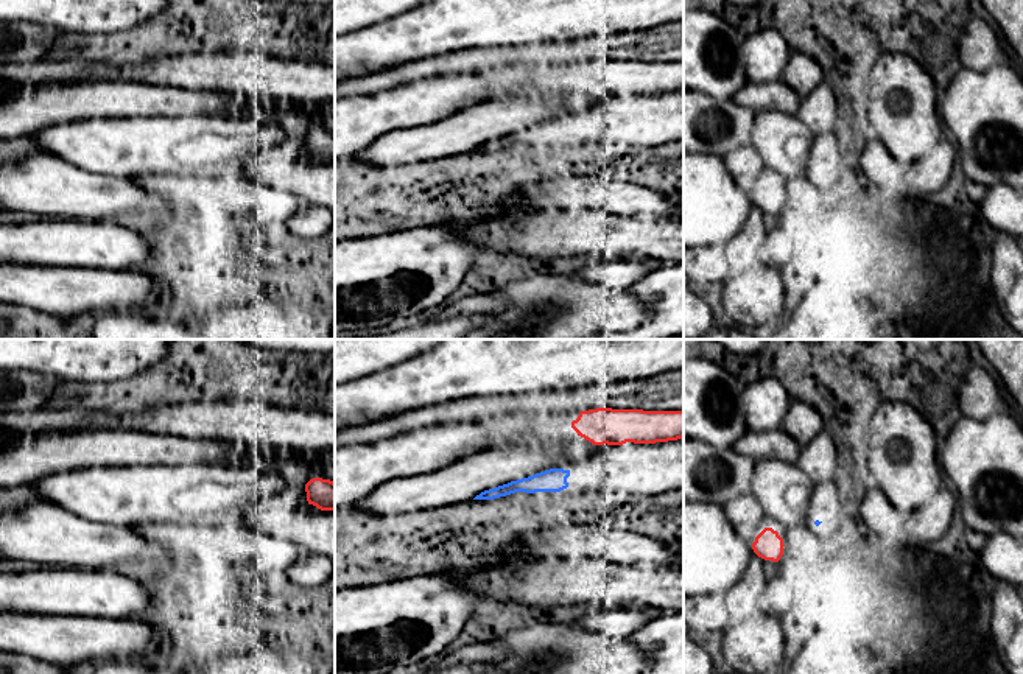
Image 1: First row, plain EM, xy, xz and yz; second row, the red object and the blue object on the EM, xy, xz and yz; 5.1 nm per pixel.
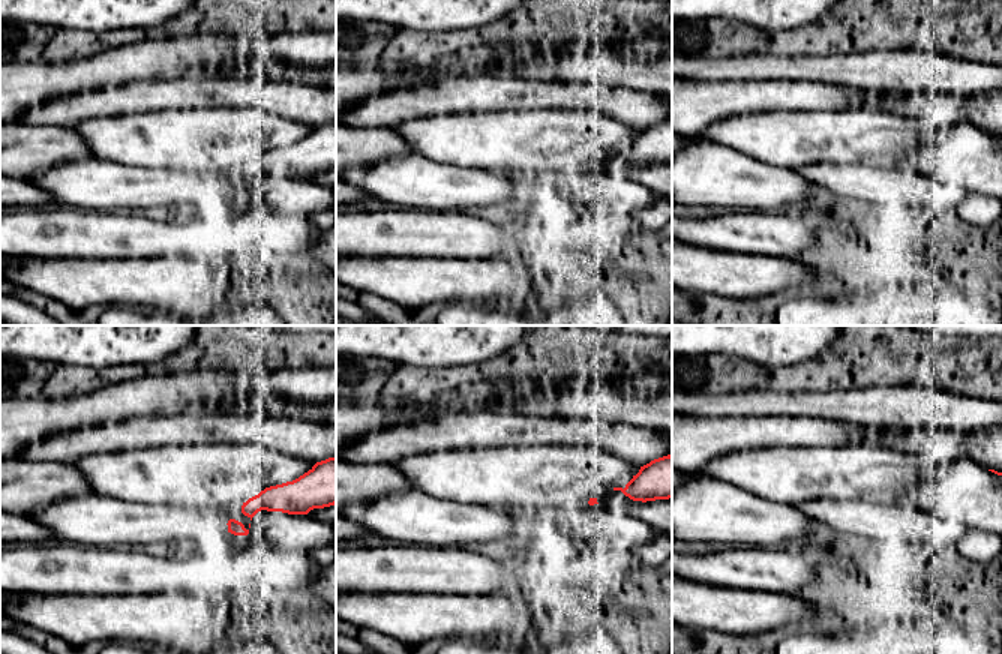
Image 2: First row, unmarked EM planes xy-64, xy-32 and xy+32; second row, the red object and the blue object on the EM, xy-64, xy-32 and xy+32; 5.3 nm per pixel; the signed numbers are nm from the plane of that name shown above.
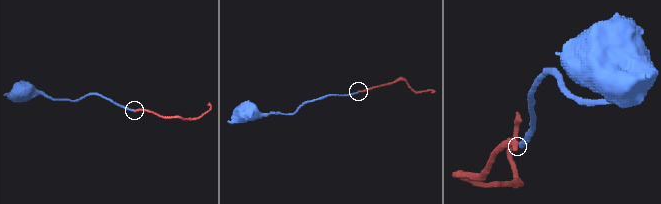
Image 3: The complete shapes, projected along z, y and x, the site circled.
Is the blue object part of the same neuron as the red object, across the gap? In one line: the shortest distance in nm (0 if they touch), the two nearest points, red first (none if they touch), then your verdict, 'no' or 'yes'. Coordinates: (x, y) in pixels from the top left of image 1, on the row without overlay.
180 nm apart; from red across xz (586, 91), (569, 122); no

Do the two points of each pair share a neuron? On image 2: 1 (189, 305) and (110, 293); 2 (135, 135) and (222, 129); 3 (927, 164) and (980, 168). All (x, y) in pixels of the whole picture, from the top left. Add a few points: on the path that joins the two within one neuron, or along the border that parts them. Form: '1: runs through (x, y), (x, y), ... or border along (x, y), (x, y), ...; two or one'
1: runs through (170, 291), (129, 291); one
2: runs through (156, 135), (201, 135); one
3: runs through (941, 167), (966, 167); one

